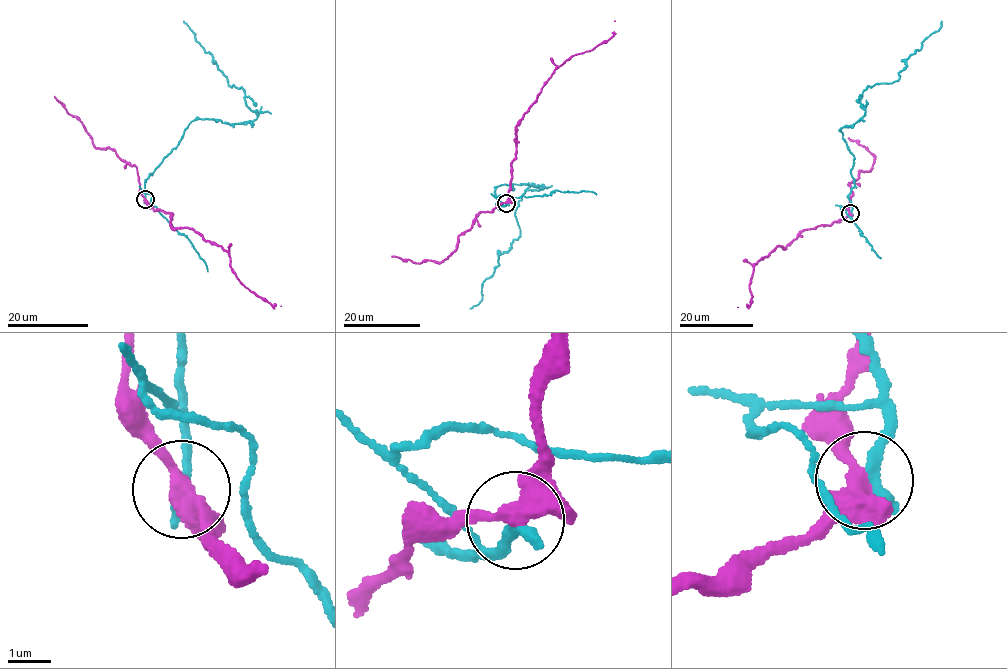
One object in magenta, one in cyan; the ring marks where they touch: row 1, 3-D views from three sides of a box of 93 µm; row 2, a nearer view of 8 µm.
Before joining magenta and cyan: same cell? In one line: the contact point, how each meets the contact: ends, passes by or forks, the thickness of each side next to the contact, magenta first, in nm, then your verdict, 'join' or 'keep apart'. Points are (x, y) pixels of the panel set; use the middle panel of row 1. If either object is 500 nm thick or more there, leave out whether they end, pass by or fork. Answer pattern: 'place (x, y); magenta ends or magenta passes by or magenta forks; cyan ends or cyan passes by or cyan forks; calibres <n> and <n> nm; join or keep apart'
place (506, 203); magenta passes by; cyan ends; calibres 400 and 320 nm; keep apart

